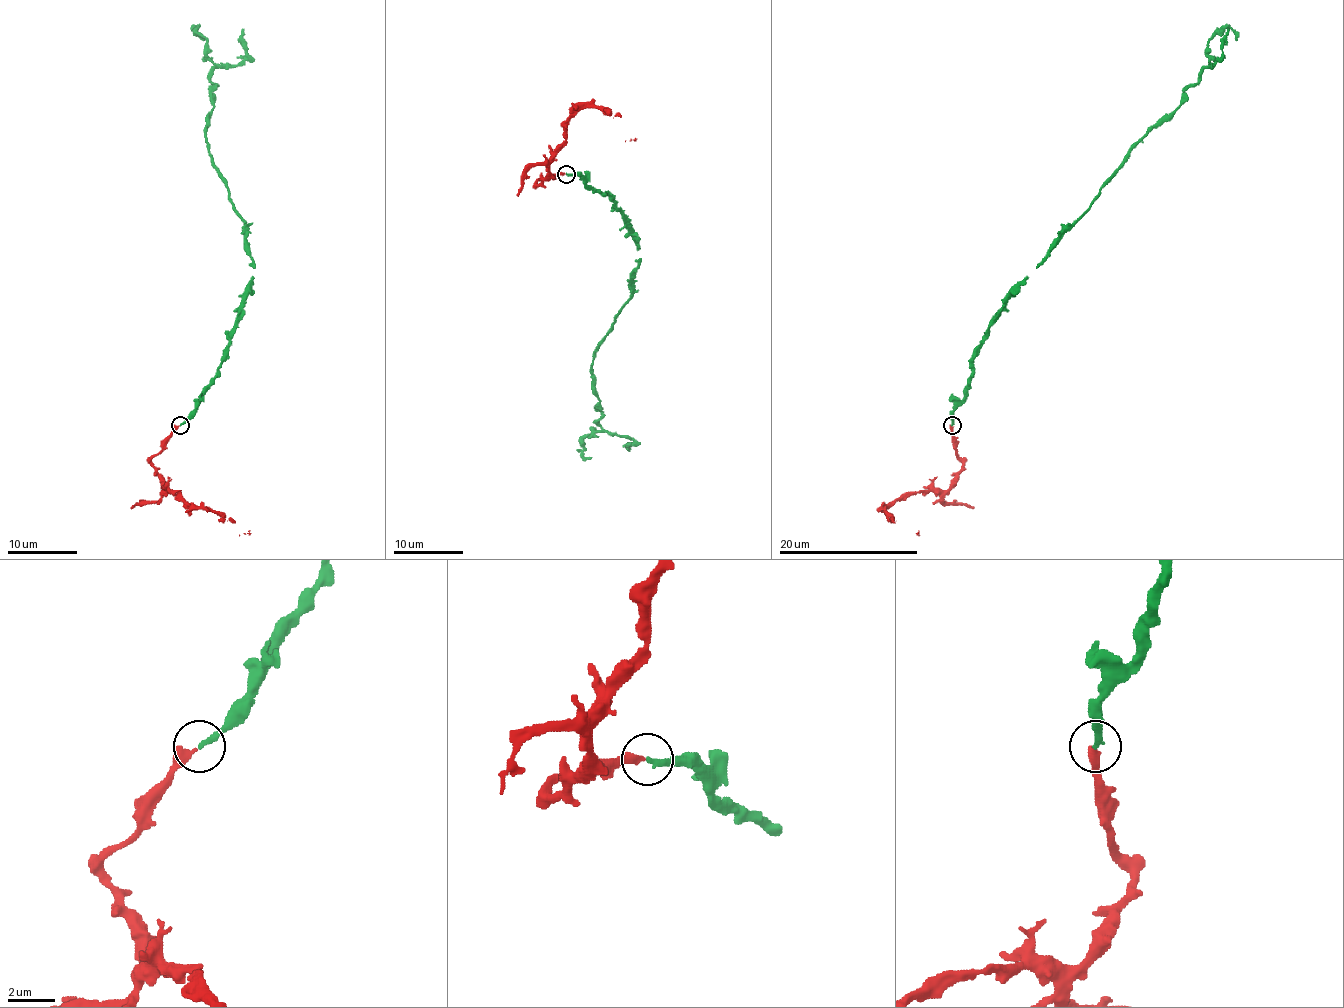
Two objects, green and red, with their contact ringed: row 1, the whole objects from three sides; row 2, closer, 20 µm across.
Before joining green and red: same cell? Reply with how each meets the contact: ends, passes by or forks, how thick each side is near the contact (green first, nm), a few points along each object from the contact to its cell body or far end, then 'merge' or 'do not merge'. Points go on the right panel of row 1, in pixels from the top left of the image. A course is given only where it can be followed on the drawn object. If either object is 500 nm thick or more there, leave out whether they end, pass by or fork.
green ends | red ends | 240/340 nm | green via (951, 425), (991, 317), (1089, 207), (1124, 157), (1199, 80), (1209, 62), (1208, 41), (1228, 27), (1235, 40) | red via (951, 425), (953, 448), (962, 467), (953, 483), (946, 490), (900, 495), (885, 509), (894, 521), (920, 535) | merge

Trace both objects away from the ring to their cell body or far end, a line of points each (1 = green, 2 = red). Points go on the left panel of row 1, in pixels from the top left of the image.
1: (179, 425), (214, 376), (253, 277), (246, 221), (233, 207), (206, 137), (214, 66), (197, 27), (206, 40)
2: (179, 425), (152, 458), (162, 490), (233, 521), (244, 533), (239, 535)

